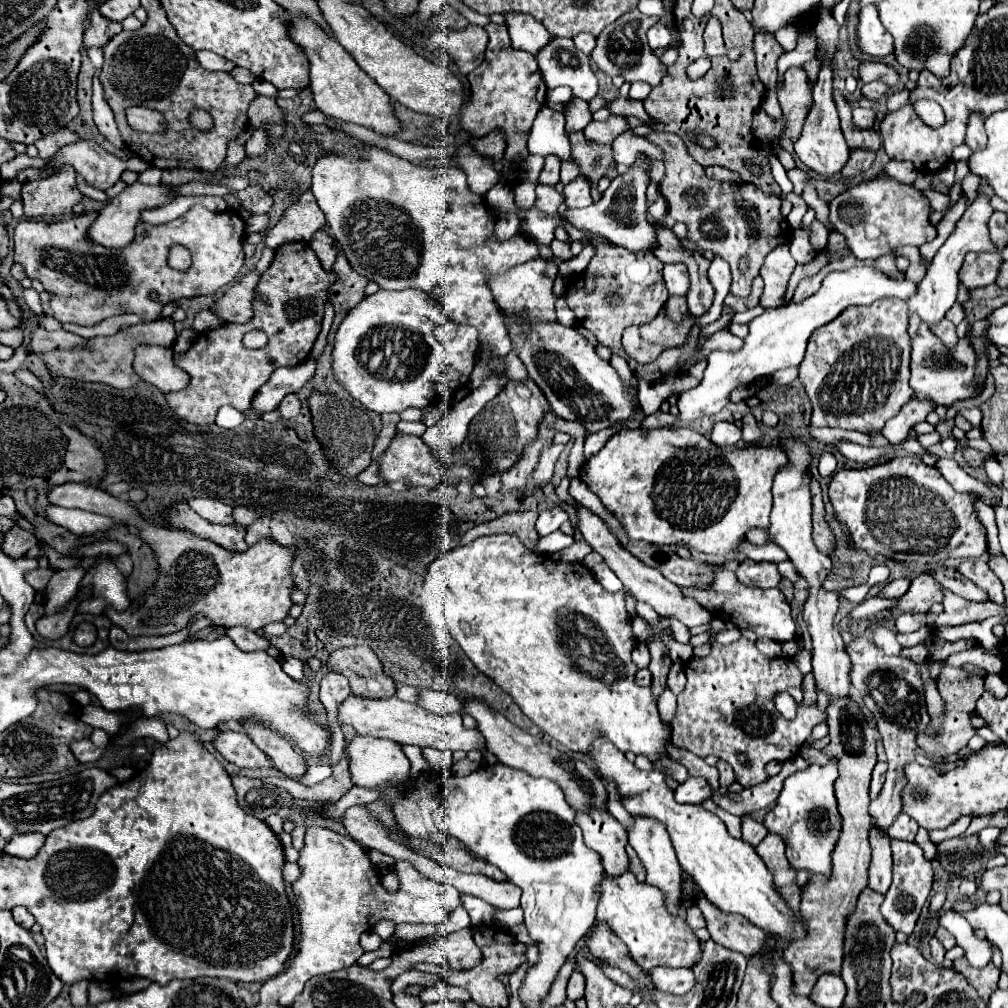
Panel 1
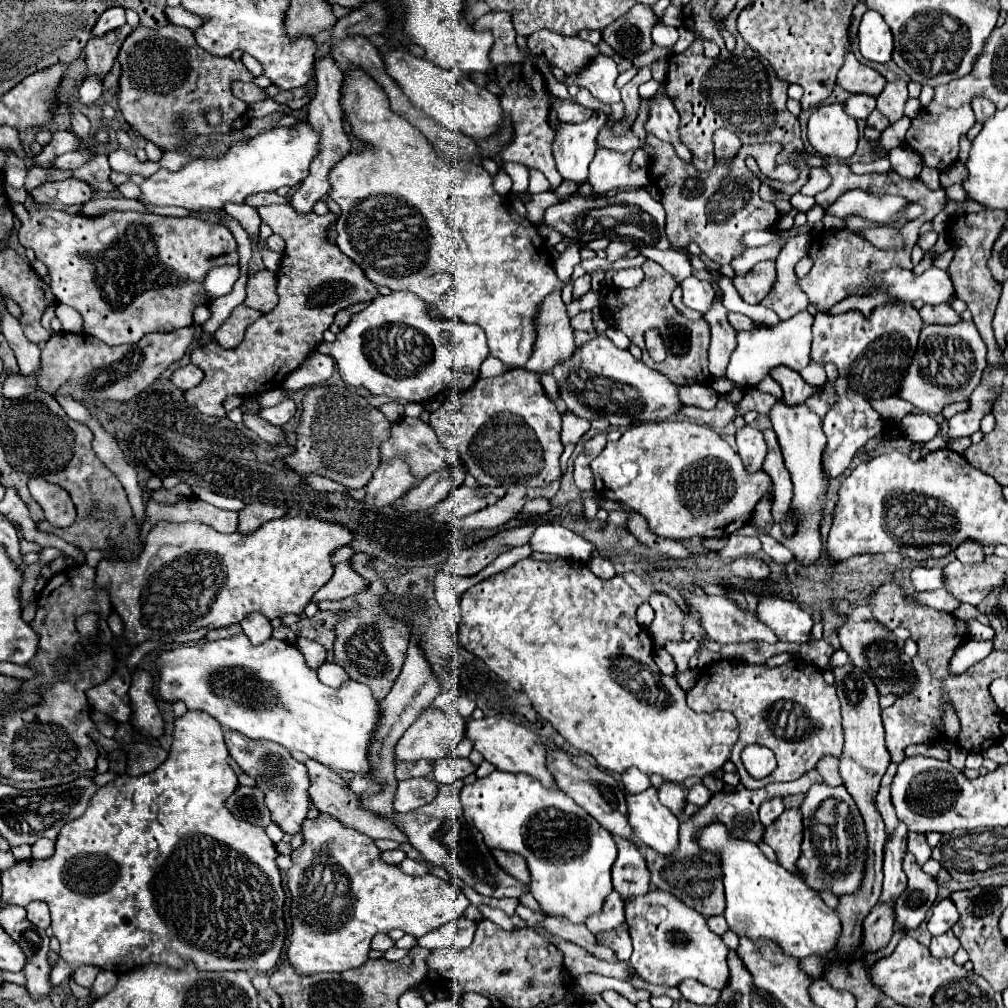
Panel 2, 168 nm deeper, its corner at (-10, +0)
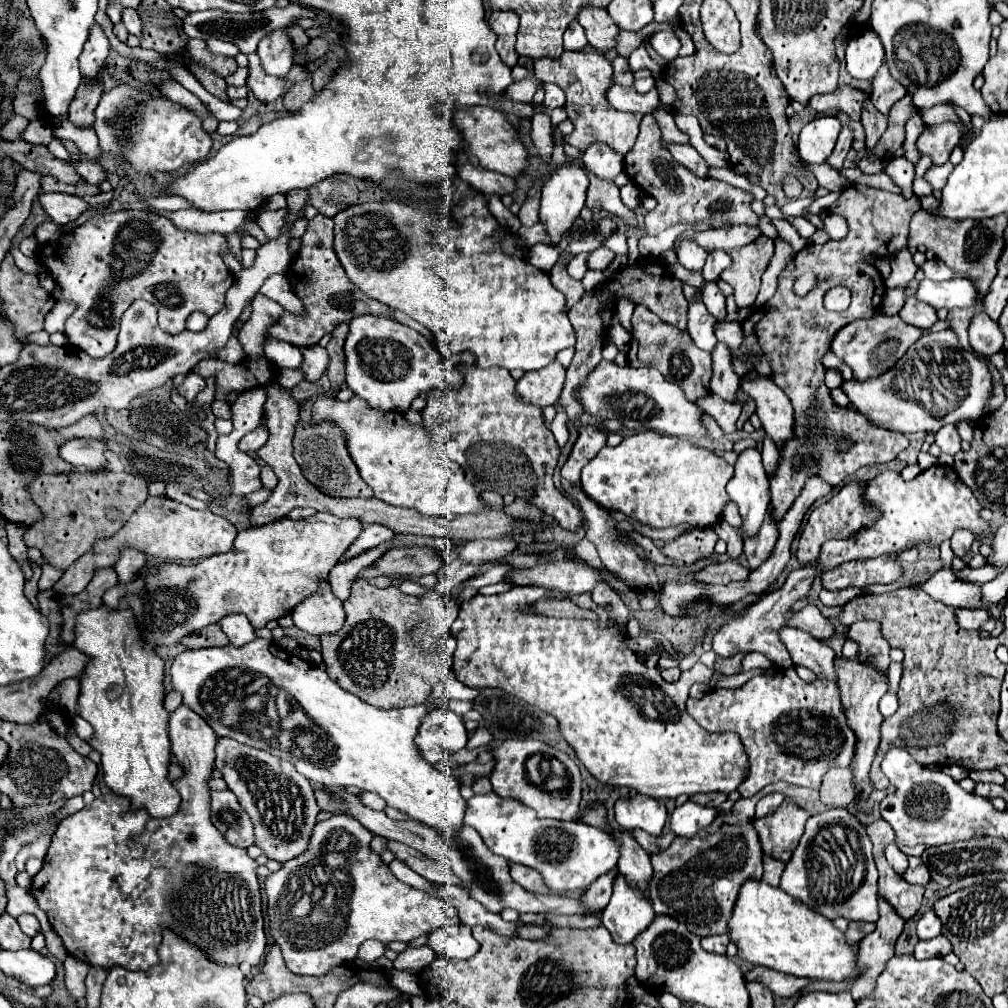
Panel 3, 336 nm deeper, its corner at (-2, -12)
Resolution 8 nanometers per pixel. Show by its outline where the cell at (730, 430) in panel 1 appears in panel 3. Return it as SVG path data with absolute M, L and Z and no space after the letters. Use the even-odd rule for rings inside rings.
M748 448L738 456L734 476L726 490L728 496L738 504L742 516L742 538L754 538L764 524L764 516L770 506L768 478L758 450Z

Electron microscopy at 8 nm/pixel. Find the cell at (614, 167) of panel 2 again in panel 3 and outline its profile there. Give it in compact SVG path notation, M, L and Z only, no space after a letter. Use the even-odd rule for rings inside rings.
M592 144L590 148L584 150L584 164L586 168L600 176L600 178L608 178L614 180L614 176L618 176L618 172L622 172L622 156L614 152L614 148L610 148L608 144Z

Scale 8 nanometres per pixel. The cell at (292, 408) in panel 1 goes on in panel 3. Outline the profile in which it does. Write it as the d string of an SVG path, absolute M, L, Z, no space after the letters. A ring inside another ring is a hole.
M256 428L256 430L252 430L252 432L248 432L240 442L238 442L238 448L242 450L242 452L256 452L258 448L262 448L264 444L266 444L266 440L268 440L268 430L266 428Z

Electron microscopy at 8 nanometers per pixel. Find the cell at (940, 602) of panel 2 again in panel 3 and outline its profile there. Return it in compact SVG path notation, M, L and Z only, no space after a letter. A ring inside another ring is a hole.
M956 610L956 616L962 628L974 628L974 630L978 630L986 620L990 620L990 614L982 610Z

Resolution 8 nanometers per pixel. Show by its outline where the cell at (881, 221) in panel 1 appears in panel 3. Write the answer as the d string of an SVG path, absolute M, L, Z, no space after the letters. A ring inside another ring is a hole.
M796 216L796 218L788 218L788 222L798 230L798 234L802 236L802 238L810 238L815 232L816 228L811 222L808 222L806 218L802 218L802 216Z

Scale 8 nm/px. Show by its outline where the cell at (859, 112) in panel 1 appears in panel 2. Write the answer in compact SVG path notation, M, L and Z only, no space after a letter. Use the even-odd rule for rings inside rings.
M904 80L888 82L886 88L882 90L882 94L878 96L876 110L880 110L890 122L896 122L896 120L900 120L904 116L906 98L908 98L908 90L906 90Z

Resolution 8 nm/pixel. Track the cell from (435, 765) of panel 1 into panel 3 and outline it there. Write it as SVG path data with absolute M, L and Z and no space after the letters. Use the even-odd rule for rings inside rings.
M478 726L476 728L476 732L470 736L470 740L468 740L468 750L472 750L472 748L478 748L478 746L486 746L488 742L492 742L492 734L488 732L488 728L486 726Z

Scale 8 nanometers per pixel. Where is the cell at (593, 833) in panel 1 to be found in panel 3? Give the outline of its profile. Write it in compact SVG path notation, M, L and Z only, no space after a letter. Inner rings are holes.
M624 876L614 882L614 892L604 908L602 924L608 928L616 944L632 944L634 938L644 932L654 920L652 904L642 894L628 886Z

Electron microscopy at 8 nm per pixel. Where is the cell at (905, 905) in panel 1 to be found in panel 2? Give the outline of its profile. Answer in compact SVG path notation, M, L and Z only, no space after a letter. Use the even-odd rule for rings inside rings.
M910 852L904 856L904 872L908 876L908 888L896 902L896 922L906 930L916 930L936 902L938 880L924 874Z

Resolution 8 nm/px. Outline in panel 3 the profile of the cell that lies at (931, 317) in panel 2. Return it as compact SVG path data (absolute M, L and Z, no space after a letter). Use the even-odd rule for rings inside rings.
M908 296L902 310L898 312L898 316L908 322L914 324L922 330L928 330L938 318L936 318L936 310L930 308L930 304L924 304L922 300L918 300L916 296Z

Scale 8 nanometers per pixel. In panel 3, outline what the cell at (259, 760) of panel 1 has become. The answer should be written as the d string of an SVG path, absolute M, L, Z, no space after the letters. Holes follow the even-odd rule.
M218 738L214 768L222 772L228 790L236 794L240 806L250 816L254 826L254 844L270 860L286 862L308 848L320 806L316 804L310 780L300 776L290 762L278 760L270 752L244 746L230 738Z

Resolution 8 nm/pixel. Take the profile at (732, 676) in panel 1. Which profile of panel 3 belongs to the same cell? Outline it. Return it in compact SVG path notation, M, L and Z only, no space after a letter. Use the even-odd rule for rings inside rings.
M794 668L780 670L774 676L754 676L742 688L736 690L712 690L704 698L688 698L688 714L704 728L714 732L736 732L750 756L750 774L740 784L738 792L742 798L750 798L770 782L790 782L796 786L808 786L818 790L822 776L834 768L850 768L856 752L856 736L846 724L846 714L840 702L840 688L834 680L816 678L812 682L802 680Z

